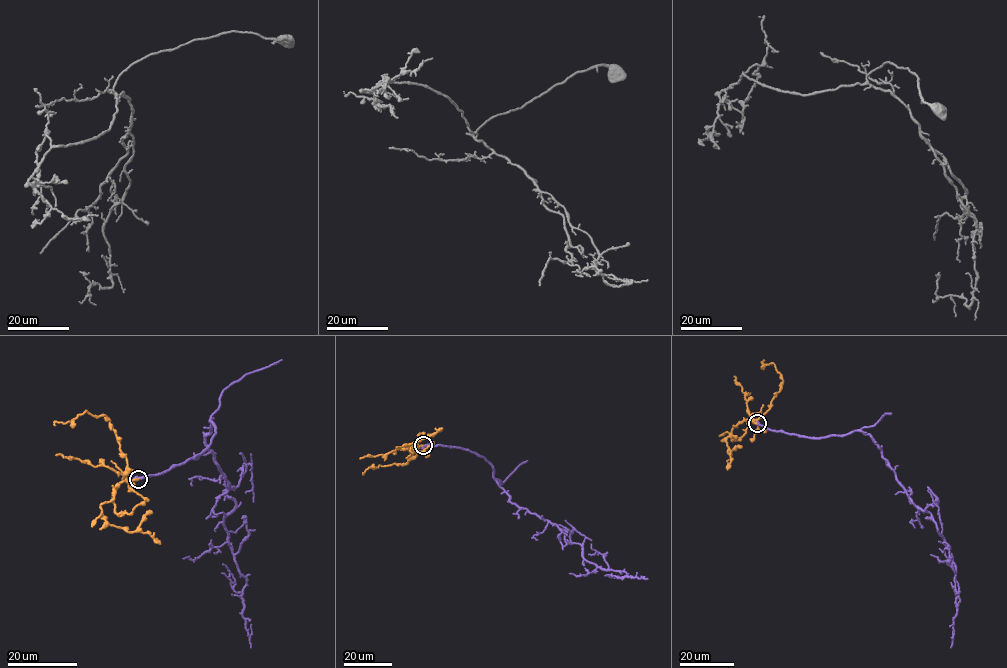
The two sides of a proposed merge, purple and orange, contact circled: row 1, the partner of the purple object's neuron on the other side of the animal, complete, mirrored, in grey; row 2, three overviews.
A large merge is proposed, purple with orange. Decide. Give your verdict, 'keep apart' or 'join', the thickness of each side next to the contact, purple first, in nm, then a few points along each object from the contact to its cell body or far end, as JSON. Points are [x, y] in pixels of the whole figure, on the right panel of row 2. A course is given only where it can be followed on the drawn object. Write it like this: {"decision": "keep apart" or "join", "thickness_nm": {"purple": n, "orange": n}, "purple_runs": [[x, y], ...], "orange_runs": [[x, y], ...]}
{"decision": "join", "thickness_nm": {"purple": 550, "orange": 360}, "purple_runs": [[757, 423], [809, 438], [871, 436], [952, 555], [953, 631]], "orange_runs": [[757, 423], [753, 422], [769, 409], [782, 379], [773, 363], [761, 362]]}

